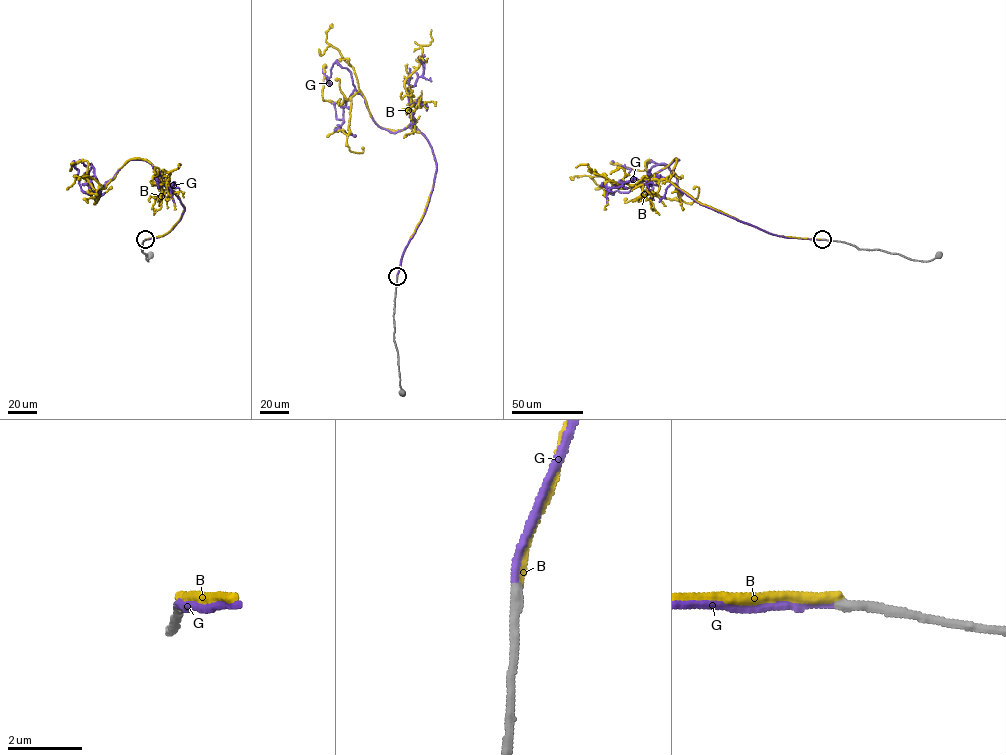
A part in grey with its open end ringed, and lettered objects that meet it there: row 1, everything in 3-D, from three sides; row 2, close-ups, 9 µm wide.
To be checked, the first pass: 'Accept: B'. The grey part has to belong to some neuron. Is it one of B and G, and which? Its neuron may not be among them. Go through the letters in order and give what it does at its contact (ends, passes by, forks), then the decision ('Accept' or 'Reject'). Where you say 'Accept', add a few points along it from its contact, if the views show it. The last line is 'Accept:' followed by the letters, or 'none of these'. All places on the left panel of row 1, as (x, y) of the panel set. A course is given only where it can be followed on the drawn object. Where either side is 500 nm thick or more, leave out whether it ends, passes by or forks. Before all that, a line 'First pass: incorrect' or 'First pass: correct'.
First pass: incorrect
B: It ends there. Reject
G: It ends there. Accept. Its course: (145, 239), (169, 232), (184, 210), (153, 167), (128, 160), (100, 192), (88, 194), (74, 160)
Accept: G

